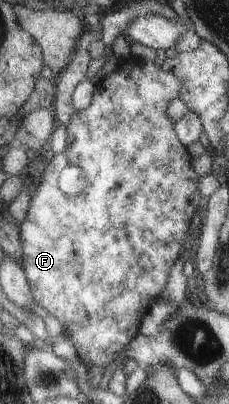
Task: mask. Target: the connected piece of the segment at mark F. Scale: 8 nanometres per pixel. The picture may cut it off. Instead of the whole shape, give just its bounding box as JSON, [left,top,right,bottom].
[18,57,202,373]

